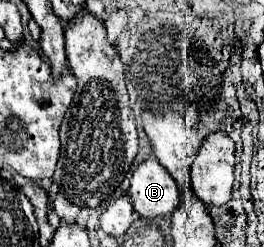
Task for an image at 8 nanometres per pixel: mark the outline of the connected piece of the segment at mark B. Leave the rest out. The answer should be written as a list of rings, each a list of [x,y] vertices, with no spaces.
[[[149,157],[133,173],[129,197],[141,217],[171,217],[179,203],[179,187],[169,171]]]

